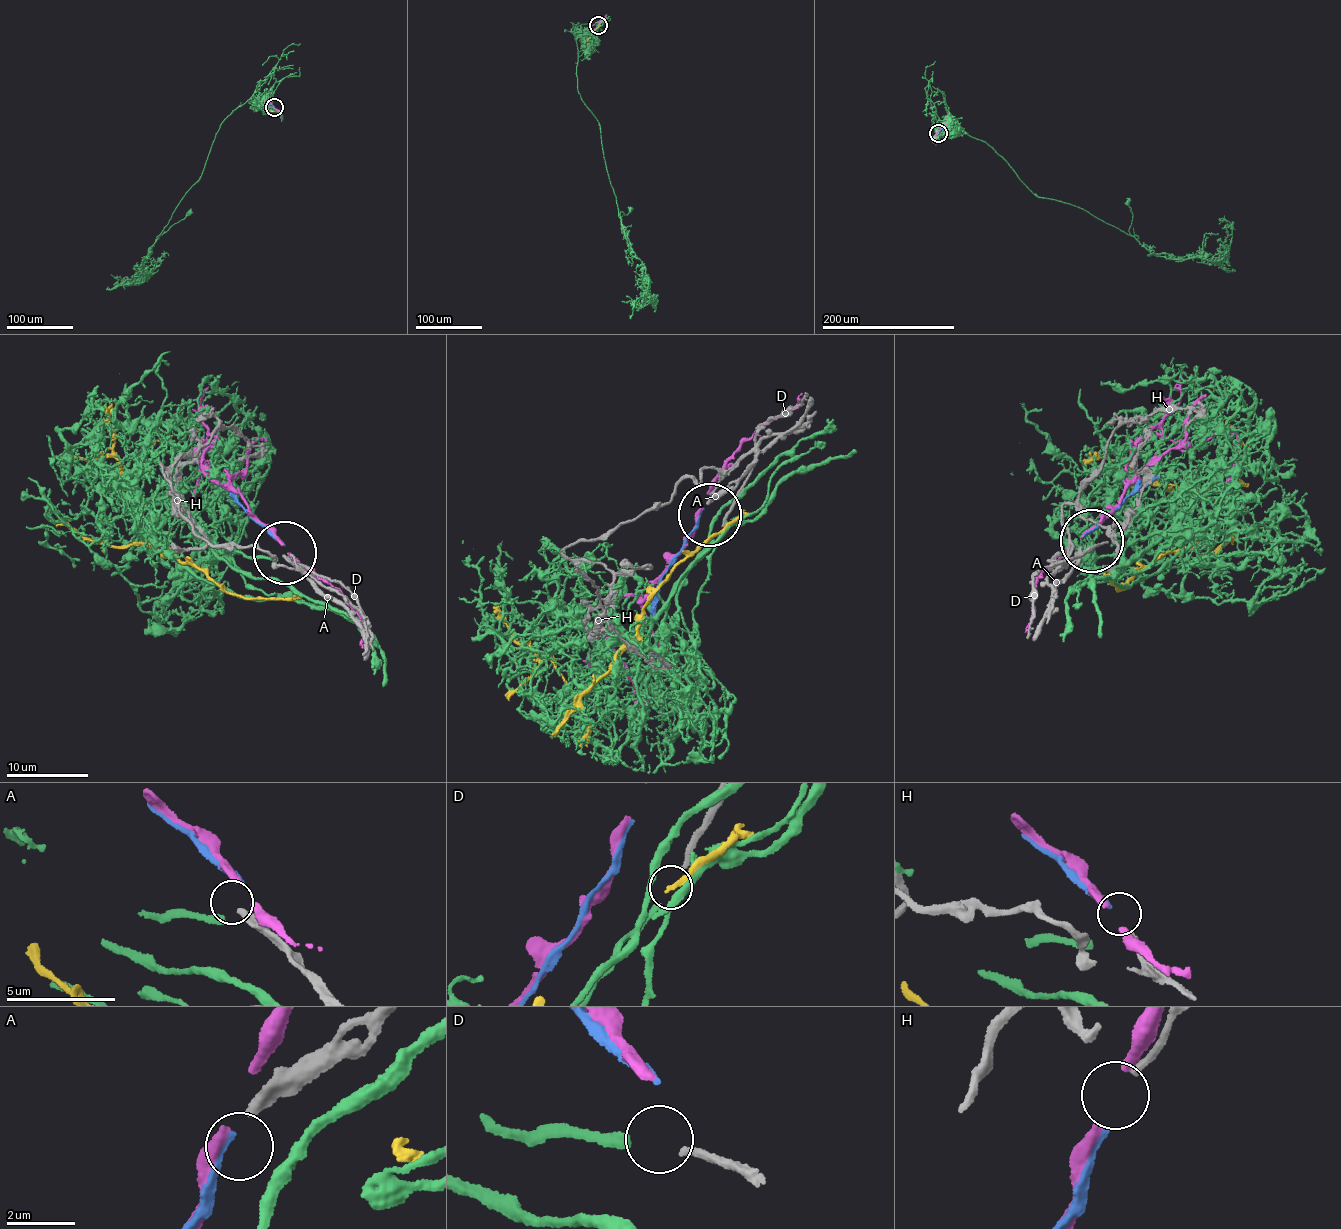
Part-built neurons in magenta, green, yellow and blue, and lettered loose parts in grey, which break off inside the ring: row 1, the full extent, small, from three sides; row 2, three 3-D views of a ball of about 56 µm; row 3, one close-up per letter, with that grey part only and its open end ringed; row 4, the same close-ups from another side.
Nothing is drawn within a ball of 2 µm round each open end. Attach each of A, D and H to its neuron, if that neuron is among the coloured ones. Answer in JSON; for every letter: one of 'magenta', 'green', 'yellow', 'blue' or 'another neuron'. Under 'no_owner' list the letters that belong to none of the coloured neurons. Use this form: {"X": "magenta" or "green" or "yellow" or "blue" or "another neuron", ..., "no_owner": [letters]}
{"A": "another neuron", "D": "green", "H": "blue", "no_owner": ["A"]}

